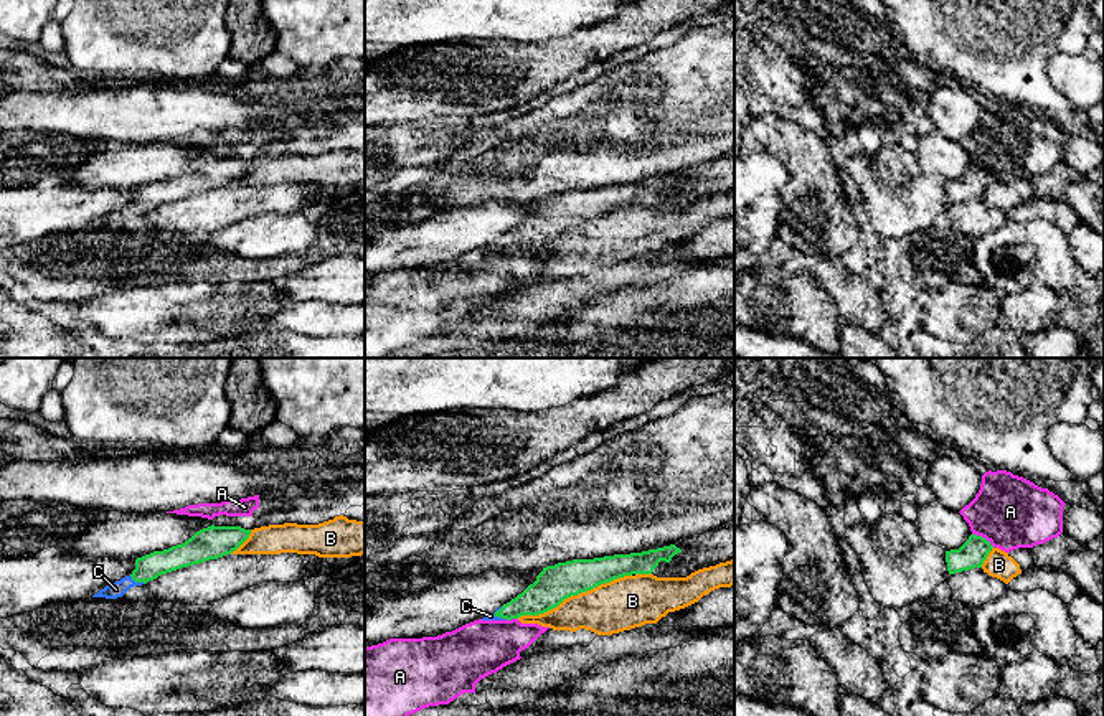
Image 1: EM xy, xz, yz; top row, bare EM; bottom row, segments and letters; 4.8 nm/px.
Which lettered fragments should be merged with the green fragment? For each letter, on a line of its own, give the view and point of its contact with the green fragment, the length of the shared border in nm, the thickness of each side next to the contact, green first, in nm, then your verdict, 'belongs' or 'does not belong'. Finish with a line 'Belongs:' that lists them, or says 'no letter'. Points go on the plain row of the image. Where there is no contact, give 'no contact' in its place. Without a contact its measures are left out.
A: yz (984, 169) | 130 nm | 140/360 nm | does not belong
B: xz (573, 225) | 600 nm | 180/260 nm | does not belong
C: xy (137, 211) | 90 nm | 130/80 nm | belongs
Belongs: C

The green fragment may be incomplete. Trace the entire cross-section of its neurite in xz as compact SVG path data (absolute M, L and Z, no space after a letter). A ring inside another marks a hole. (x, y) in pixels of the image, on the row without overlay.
M675 175L630 185L594 190L573 190L546 196L521 224L482 251L512 251L540 246L558 238L564 229L591 221L601 214L632 205L652 205L660 191L670 193L682 183Z

